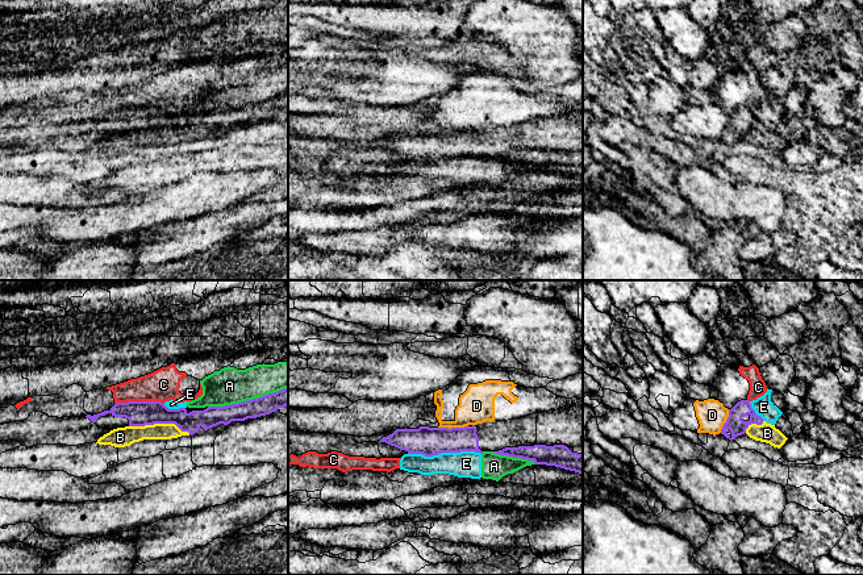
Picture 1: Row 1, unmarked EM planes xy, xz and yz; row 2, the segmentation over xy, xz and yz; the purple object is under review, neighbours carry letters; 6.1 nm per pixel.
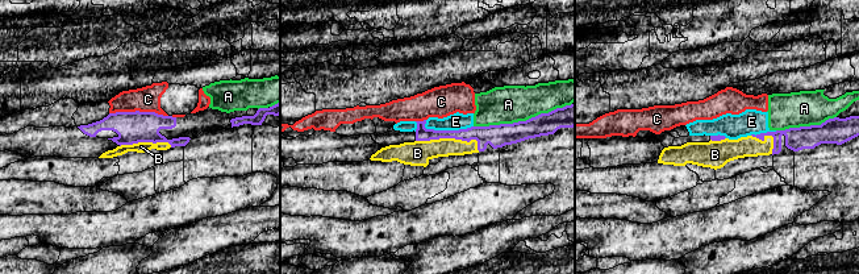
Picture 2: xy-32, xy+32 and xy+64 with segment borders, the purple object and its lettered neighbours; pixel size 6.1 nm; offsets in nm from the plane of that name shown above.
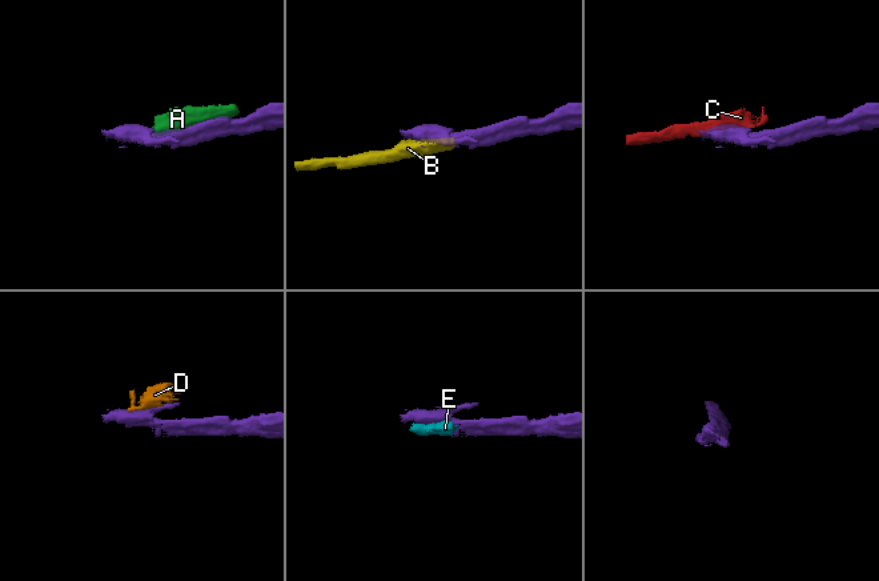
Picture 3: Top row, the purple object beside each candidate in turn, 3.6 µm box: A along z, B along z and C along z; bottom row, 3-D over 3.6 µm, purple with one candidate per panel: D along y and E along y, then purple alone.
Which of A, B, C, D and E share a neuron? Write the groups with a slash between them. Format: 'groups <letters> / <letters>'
groups A D E / B / C

